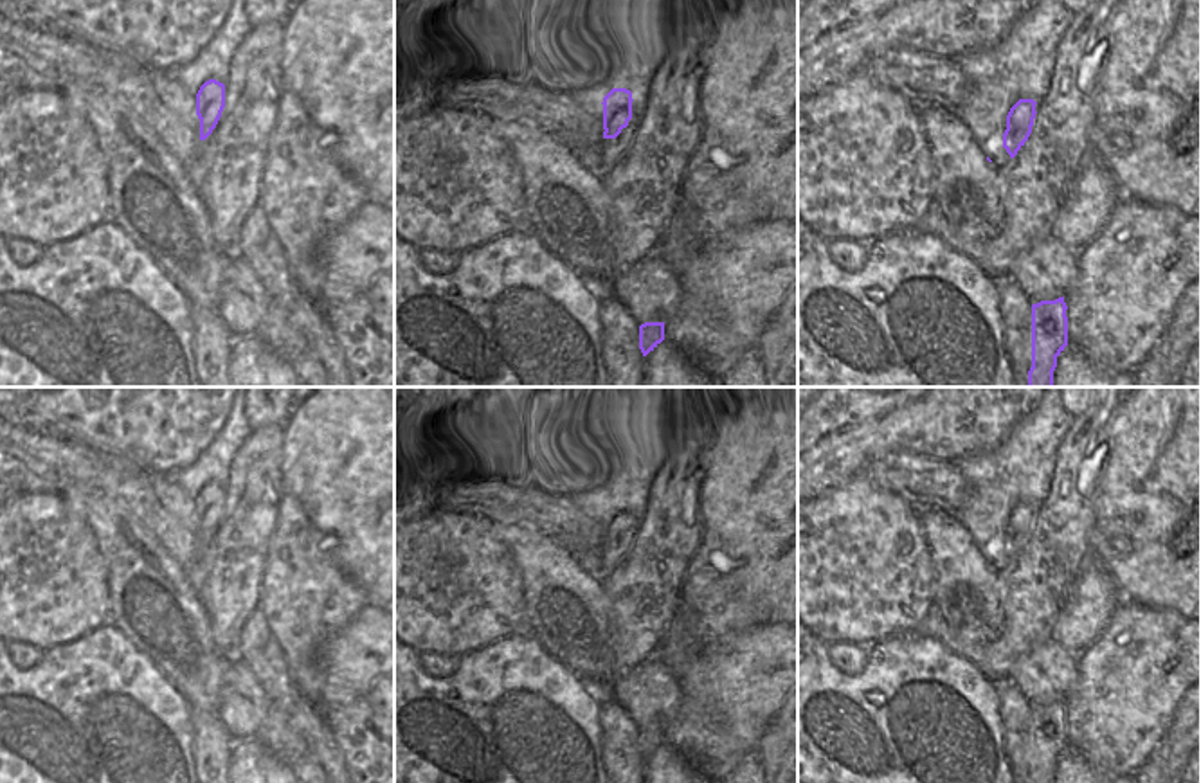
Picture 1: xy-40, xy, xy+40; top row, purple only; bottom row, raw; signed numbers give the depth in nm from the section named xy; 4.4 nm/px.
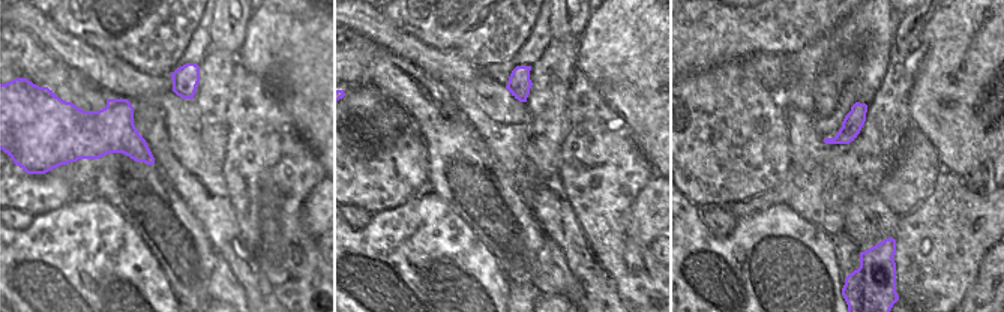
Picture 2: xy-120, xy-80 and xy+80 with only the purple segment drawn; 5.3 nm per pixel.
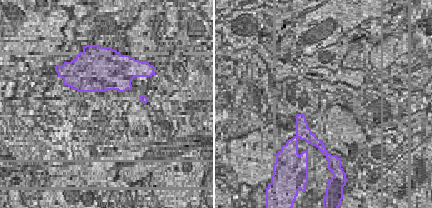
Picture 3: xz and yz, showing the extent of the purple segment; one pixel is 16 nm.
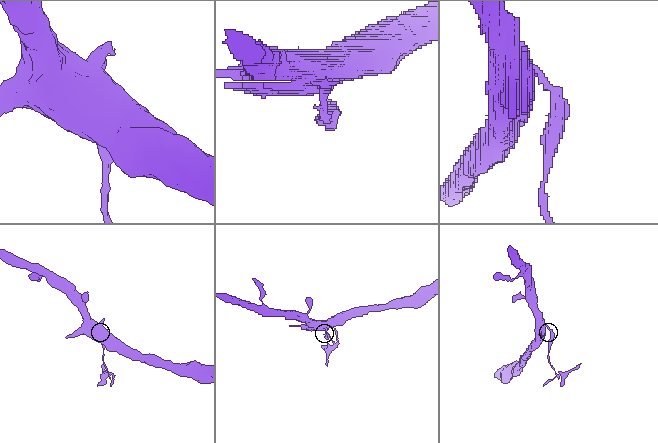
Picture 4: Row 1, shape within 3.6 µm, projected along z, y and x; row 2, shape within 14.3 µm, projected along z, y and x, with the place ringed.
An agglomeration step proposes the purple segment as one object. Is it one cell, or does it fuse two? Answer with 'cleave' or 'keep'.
cleave

